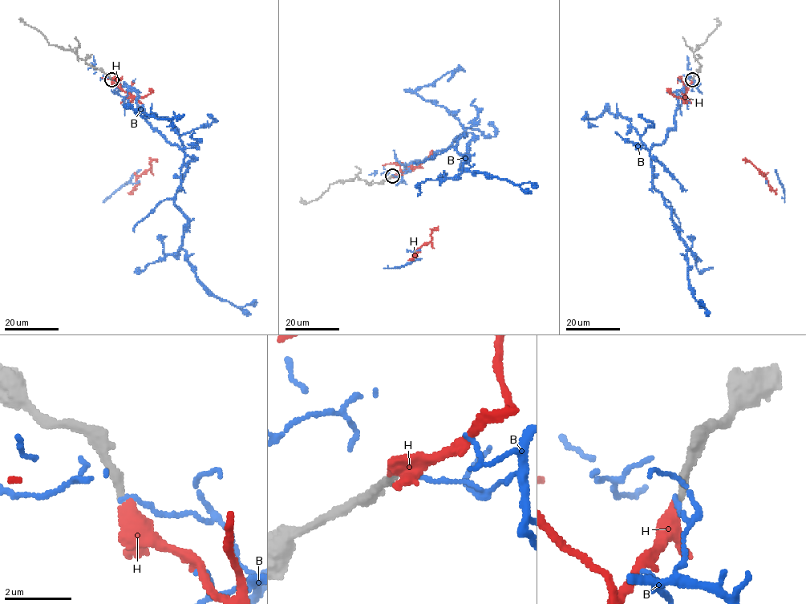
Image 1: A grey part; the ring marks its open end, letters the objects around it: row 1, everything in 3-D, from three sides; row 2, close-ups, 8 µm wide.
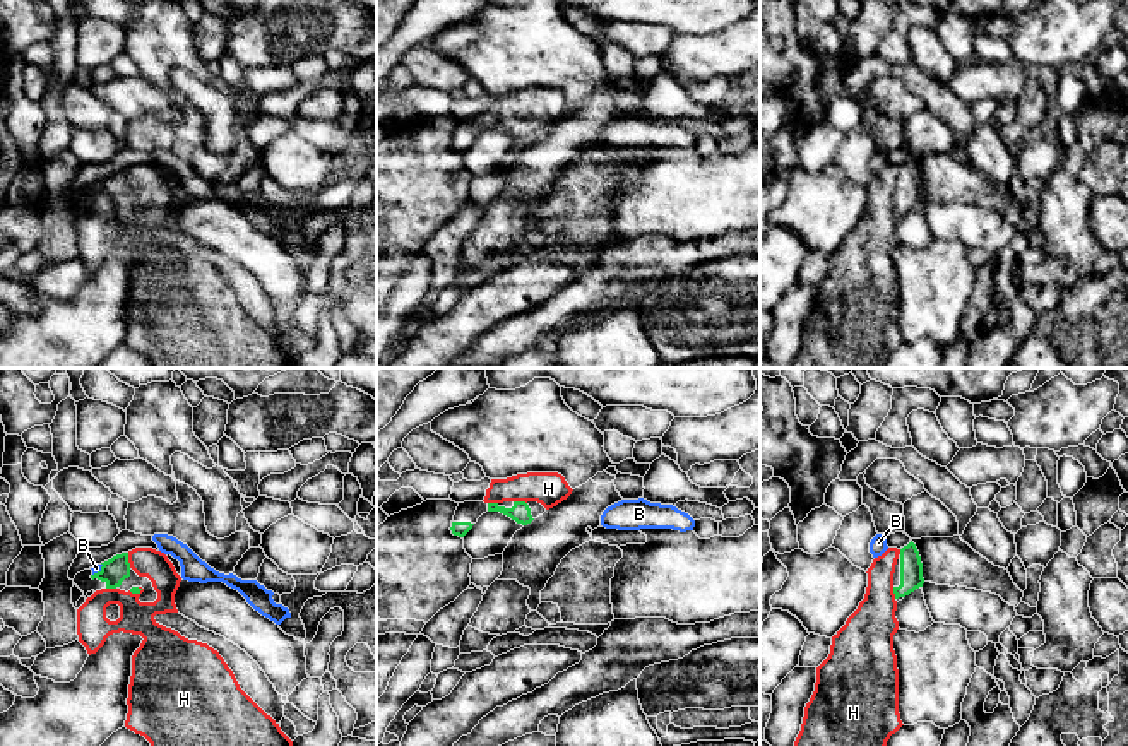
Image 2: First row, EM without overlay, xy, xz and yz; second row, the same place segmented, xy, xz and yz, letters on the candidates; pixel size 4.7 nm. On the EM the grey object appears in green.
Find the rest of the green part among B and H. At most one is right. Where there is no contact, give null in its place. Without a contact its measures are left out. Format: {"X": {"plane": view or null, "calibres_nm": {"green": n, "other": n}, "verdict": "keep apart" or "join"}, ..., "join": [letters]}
{"B": {"plane": "xy", "calibres_nm": {"green": 120, "other": 40}, "verdict": "keep apart"}, "H": {"plane": "xy", "calibres_nm": {"green": 120, "other": 140}, "verdict": "join"}, "join": ["H"]}

